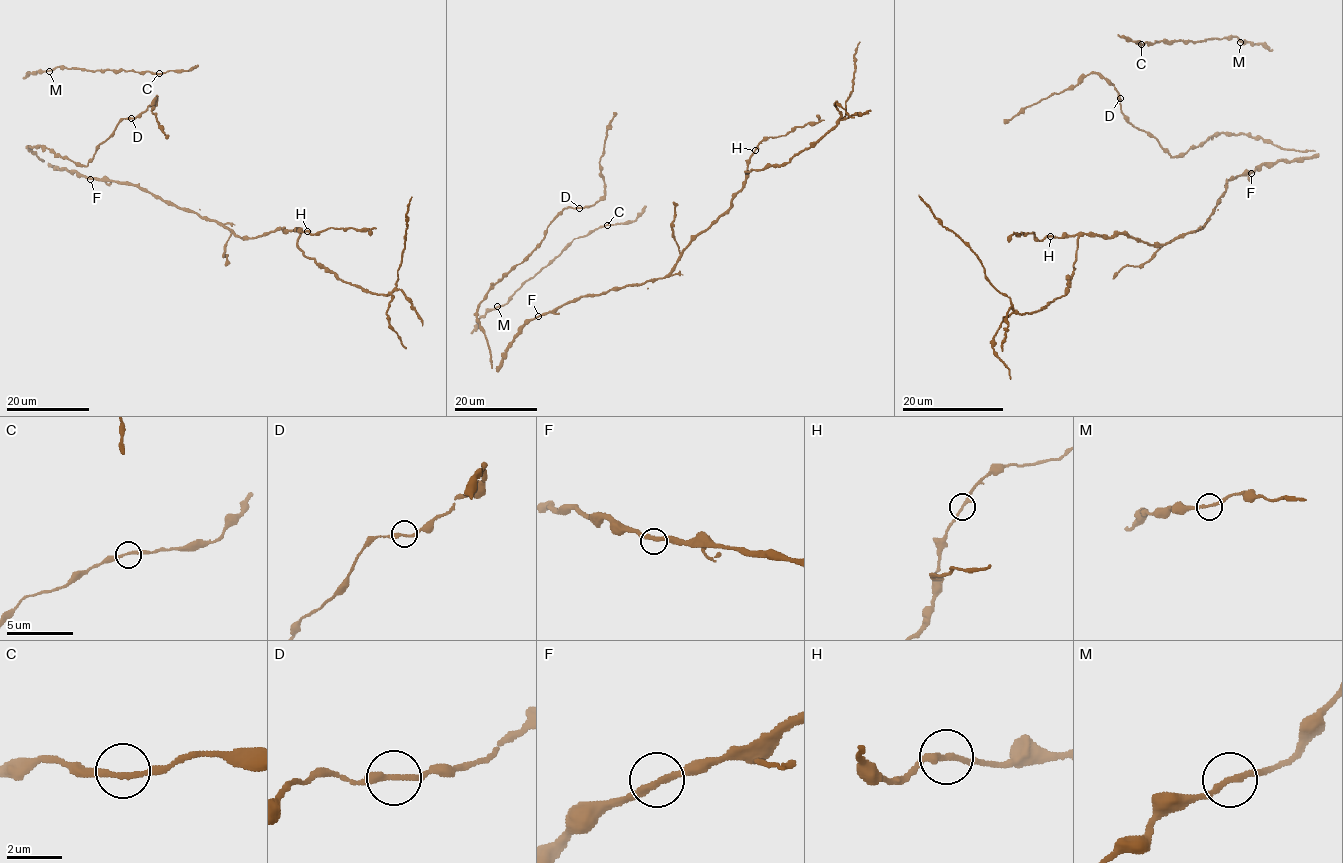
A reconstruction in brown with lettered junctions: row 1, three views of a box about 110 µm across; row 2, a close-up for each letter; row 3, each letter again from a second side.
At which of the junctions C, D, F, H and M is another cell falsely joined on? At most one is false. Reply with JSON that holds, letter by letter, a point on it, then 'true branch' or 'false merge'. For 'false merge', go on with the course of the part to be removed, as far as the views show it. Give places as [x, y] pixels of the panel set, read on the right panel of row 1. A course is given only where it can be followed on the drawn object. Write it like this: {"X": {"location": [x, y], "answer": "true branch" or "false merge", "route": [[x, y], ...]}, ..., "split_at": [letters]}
{"C": {"location": [1141, 44], "answer": "true branch"}, "D": {"location": [1120, 98], "answer": "true branch"}, "F": {"location": [1251, 173], "answer": "true branch"}, "H": {"location": [1050, 236], "answer": "true branch"}, "M": {"location": [1240, 42], "answer": "true branch"}, "split_at": []}

